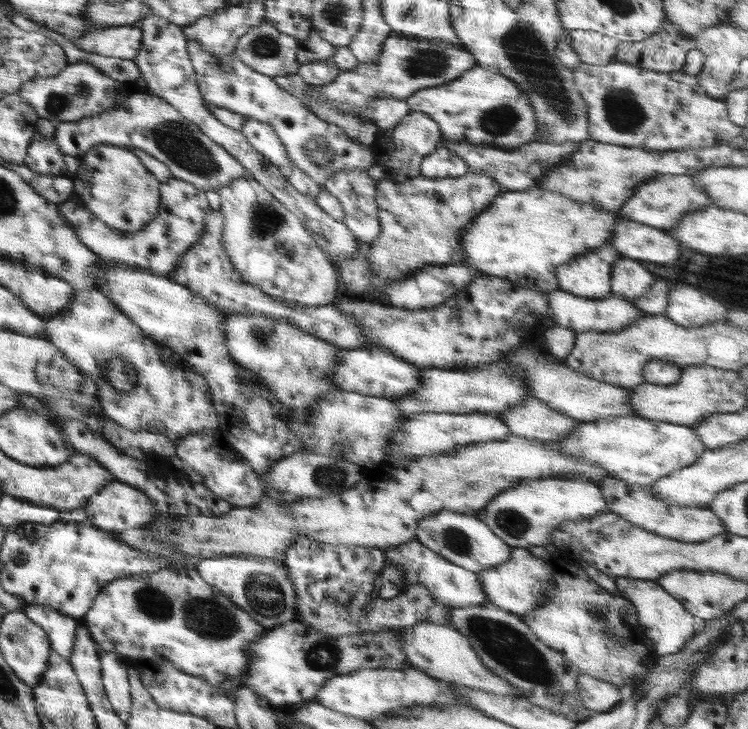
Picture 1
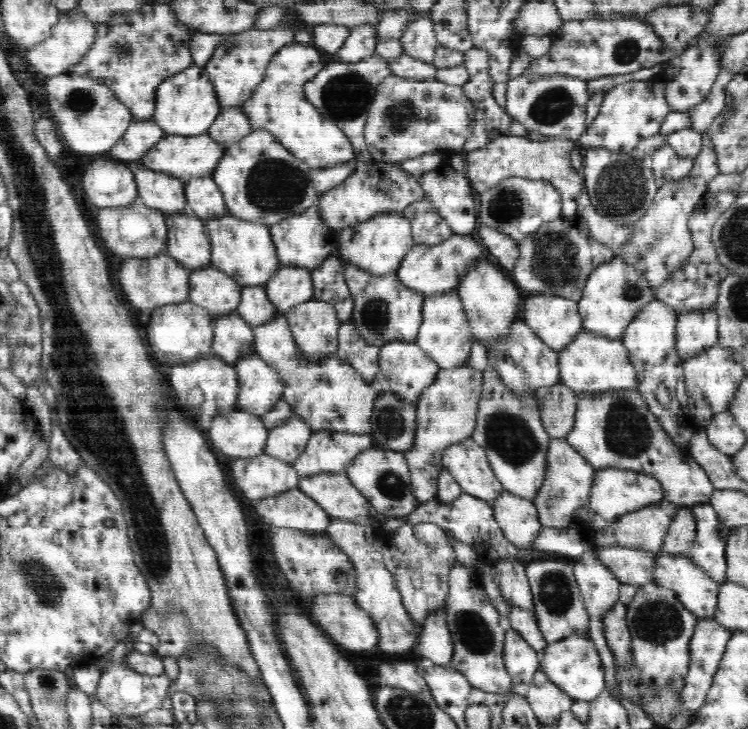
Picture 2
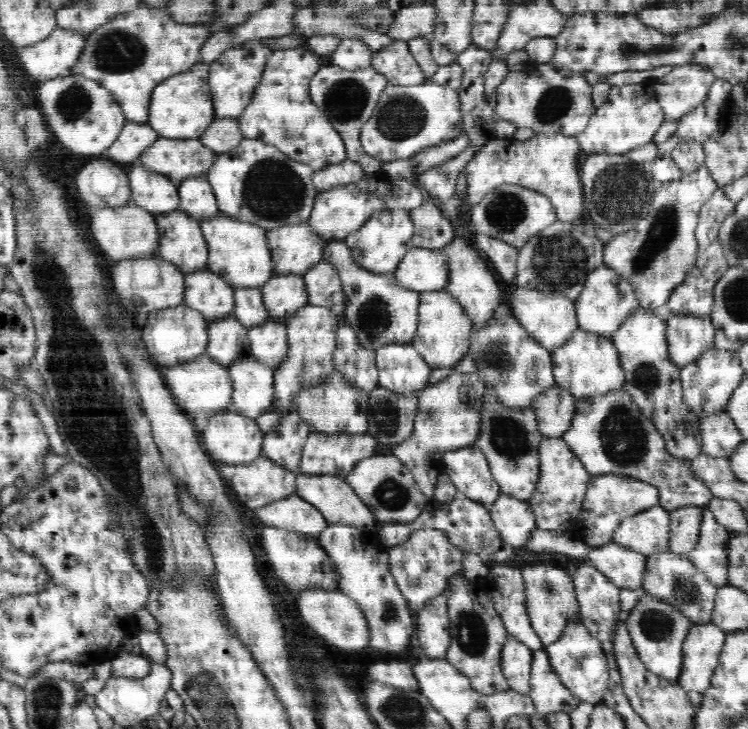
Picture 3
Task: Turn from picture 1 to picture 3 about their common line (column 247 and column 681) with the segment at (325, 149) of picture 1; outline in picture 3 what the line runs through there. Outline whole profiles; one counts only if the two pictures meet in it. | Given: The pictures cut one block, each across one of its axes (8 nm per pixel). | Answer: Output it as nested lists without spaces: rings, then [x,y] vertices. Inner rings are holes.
[[[698,63],[673,67],[664,78],[651,81],[651,94],[658,99],[664,112],[663,121],[680,119],[706,100],[714,74]]]

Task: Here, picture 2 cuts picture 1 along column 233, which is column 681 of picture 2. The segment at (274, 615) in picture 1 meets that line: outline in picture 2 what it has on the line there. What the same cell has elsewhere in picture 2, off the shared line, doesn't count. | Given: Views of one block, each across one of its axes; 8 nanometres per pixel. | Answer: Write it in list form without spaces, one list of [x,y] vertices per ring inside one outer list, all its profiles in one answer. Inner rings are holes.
[[[662,552],[656,556],[654,566],[654,580],[656,585],[672,589],[676,597],[682,601],[686,609],[694,613],[699,619],[713,618],[718,604],[718,592],[721,583],[710,578],[710,575],[686,555],[670,555]]]

